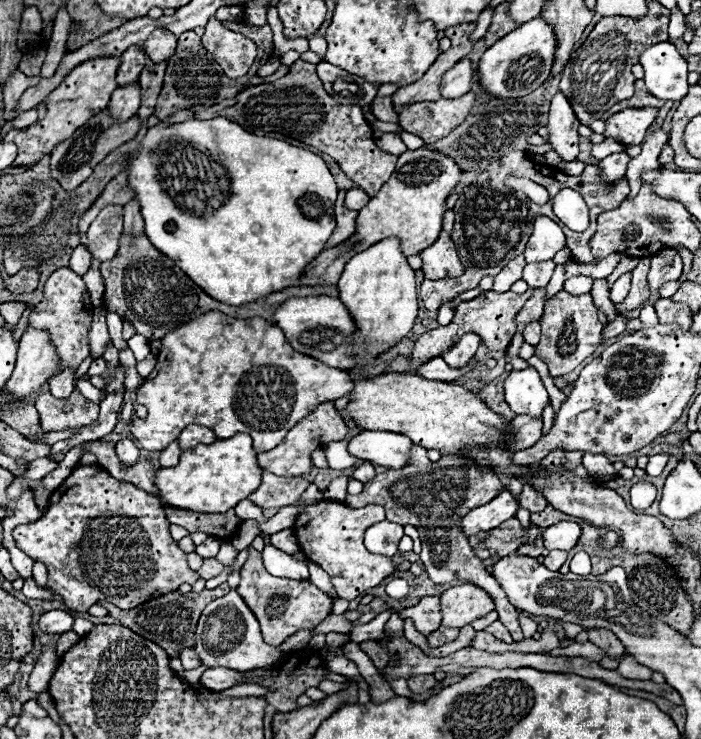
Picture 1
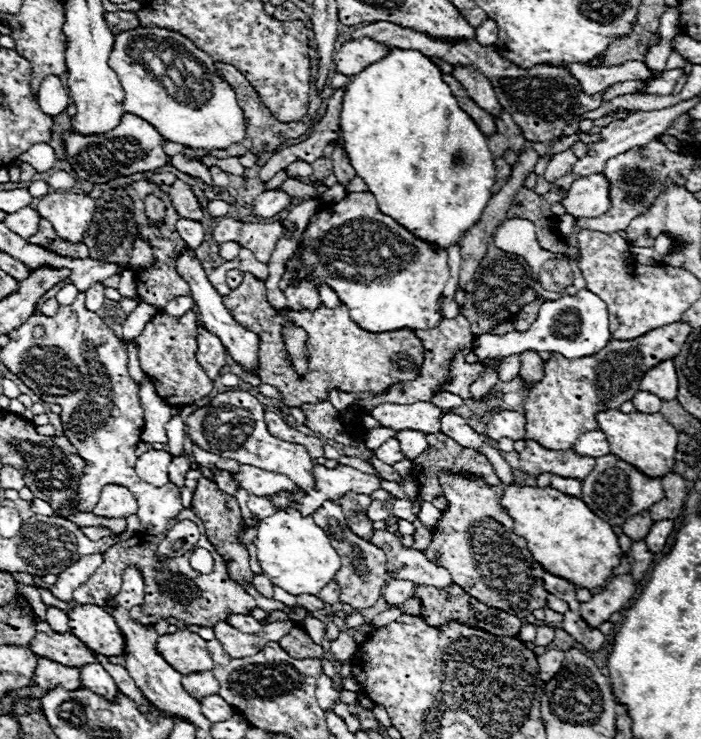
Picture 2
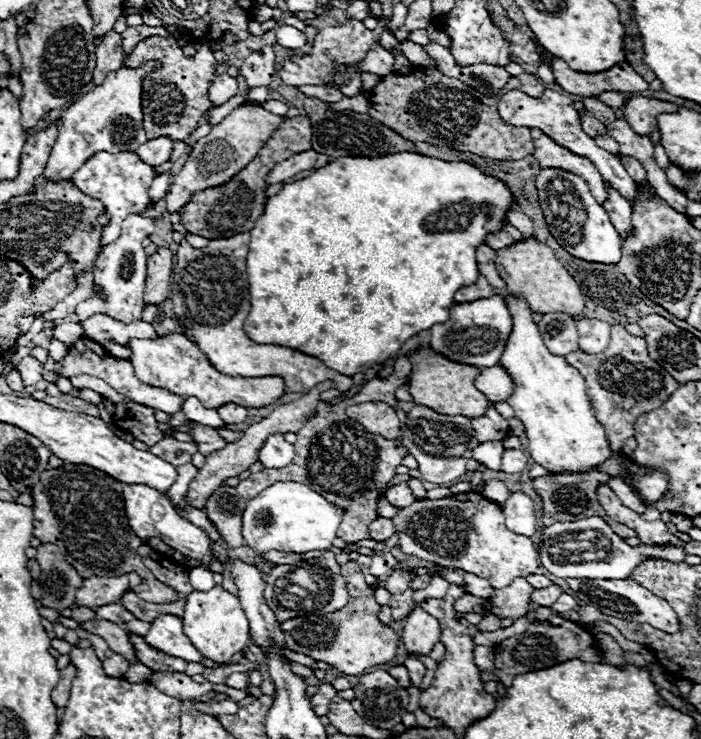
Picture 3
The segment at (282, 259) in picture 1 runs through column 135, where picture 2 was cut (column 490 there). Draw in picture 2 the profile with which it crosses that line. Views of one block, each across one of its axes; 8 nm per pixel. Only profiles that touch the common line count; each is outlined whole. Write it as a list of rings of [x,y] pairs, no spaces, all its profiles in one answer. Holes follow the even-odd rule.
[[[392,48],[382,62],[374,62],[374,66],[366,66],[366,70],[352,76],[342,100],[340,126],[350,164],[376,196],[382,214],[394,218],[418,238],[438,242],[444,248],[456,244],[478,222],[496,180],[488,138],[458,106],[452,90],[442,80],[442,70],[428,56],[416,50]]]

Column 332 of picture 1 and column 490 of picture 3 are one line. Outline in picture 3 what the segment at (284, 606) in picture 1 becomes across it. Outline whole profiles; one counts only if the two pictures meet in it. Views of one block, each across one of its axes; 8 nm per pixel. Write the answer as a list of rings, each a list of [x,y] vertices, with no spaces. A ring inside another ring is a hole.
[[[516,578],[510,586],[498,590],[490,598],[492,614],[498,618],[518,620],[522,614],[528,612],[532,592],[534,592],[534,586],[530,582],[526,582],[526,578]]]

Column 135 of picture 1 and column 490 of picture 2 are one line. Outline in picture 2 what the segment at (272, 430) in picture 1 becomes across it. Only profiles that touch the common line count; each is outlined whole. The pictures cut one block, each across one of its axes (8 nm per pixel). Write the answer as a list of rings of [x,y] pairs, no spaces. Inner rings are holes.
[[[502,410],[496,416],[492,416],[486,424],[486,436],[494,442],[500,438],[510,438],[510,440],[524,440],[526,438],[526,418],[524,414],[512,412],[512,410]]]

